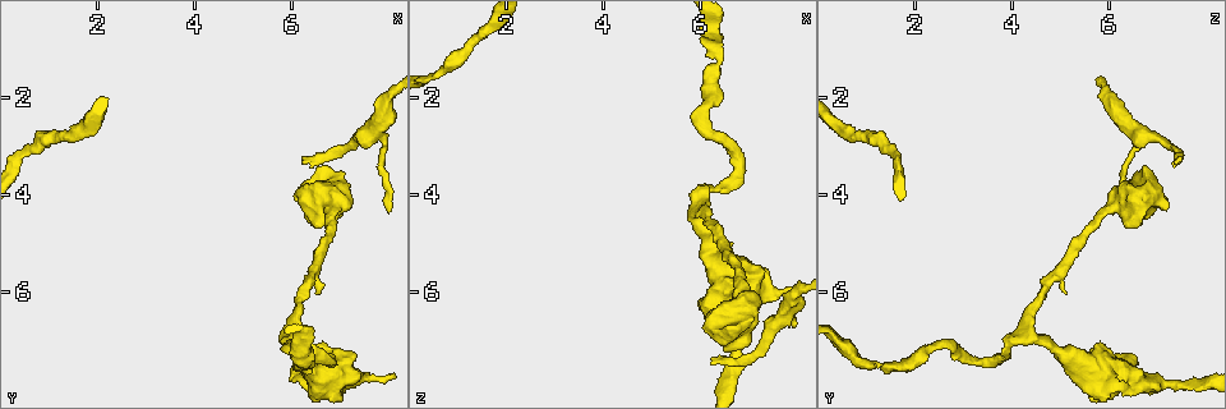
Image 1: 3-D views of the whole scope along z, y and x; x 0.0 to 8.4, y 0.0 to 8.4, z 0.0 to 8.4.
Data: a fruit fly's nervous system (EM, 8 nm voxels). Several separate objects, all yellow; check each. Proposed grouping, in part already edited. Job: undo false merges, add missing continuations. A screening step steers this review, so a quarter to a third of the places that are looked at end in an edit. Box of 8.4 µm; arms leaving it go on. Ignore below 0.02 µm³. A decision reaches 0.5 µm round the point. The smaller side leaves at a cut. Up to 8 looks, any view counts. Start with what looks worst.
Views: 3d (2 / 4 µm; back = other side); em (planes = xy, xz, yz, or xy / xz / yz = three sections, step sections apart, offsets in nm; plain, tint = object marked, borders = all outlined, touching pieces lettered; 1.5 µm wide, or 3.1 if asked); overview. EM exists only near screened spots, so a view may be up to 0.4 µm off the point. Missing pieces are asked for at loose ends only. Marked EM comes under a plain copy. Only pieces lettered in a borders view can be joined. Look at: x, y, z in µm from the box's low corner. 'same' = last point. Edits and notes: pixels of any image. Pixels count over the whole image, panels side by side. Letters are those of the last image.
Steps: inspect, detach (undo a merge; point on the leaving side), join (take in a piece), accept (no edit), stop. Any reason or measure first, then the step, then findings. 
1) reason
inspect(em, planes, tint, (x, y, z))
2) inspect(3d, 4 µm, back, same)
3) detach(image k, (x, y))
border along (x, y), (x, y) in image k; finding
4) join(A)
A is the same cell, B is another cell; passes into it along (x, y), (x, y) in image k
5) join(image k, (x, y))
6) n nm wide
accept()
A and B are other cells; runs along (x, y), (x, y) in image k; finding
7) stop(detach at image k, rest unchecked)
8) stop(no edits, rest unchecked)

free end
inspect(em, xy, step 4, borders, (6.25, 3.25, 7.40))

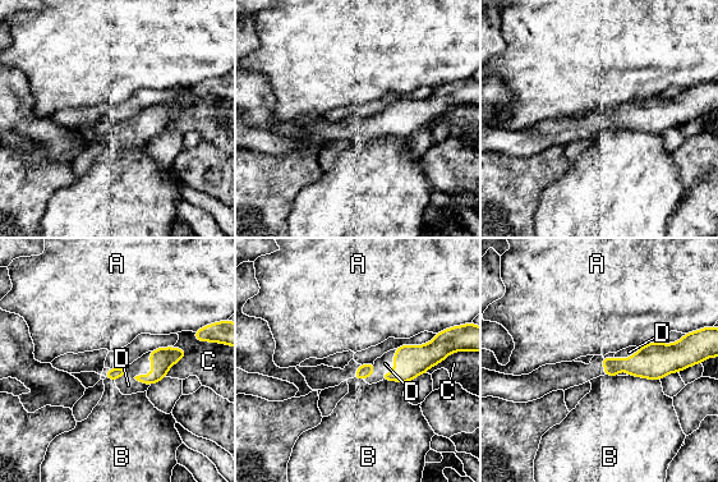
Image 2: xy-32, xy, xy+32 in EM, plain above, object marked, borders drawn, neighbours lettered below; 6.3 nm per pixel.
another direction
inspect(em, planes, borders, same)

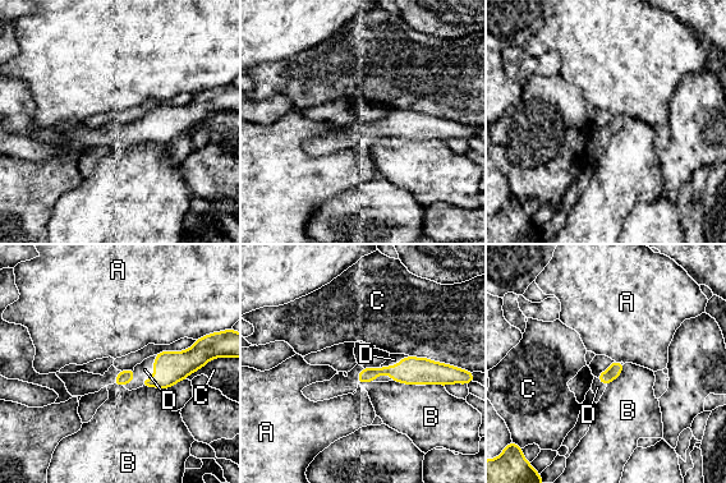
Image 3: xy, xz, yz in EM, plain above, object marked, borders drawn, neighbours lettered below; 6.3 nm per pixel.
C touches over 280 nm
join(D)
D is the same cell, A, B and C are other cells; it goes on there

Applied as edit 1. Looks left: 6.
inspect(overview)

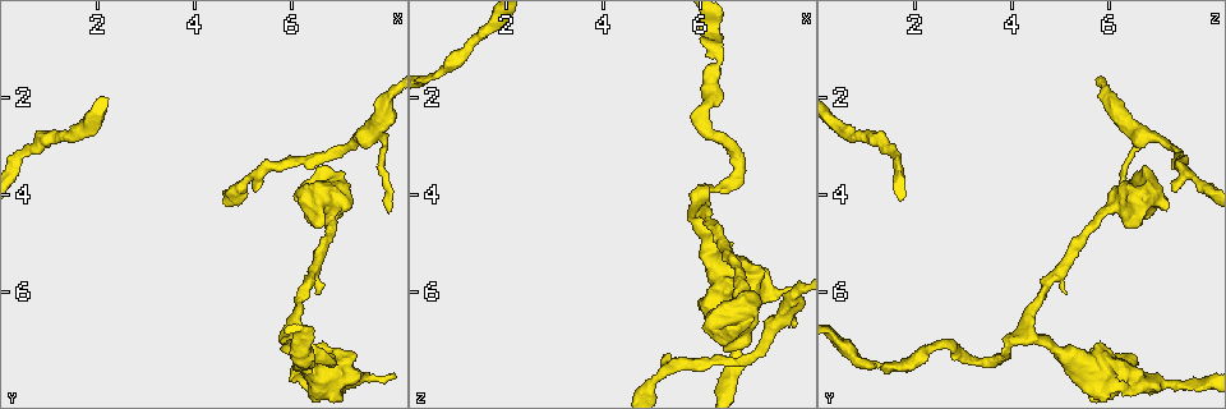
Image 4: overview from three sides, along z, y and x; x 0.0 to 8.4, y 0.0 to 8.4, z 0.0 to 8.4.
stops while still wide
inspect(3d, 4 µm, (5.95, 7.85, 6.20))

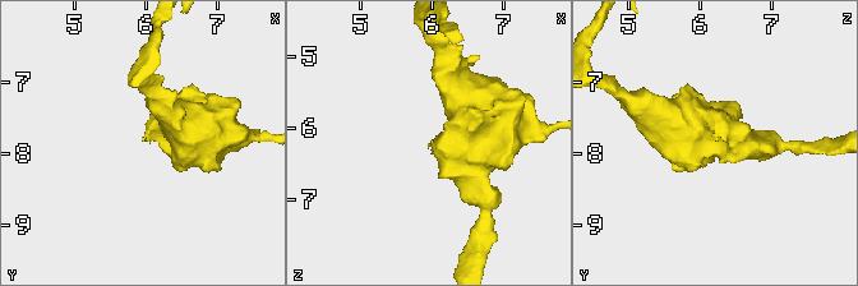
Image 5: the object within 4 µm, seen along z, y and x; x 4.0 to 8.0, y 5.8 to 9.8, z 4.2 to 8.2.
now the EM
inspect(em, planes, borders, (5.90, 7.80, 6.25))

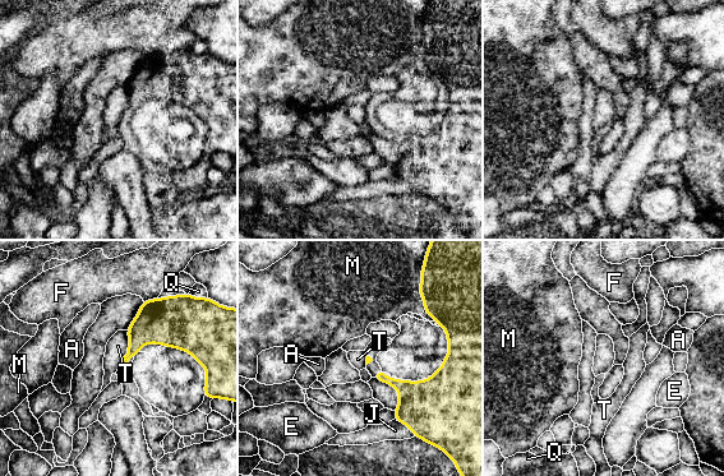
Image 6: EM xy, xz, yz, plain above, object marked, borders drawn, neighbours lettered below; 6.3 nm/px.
accept()
A, E, F, J, M, Q and T are other cells; border along (128, 331), (128, 352), (120, 364) in image 6; none of them fits

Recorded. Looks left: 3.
sharp bend
inspect(3d, 2 µm, back, (5.95, 7.15, 2.45))

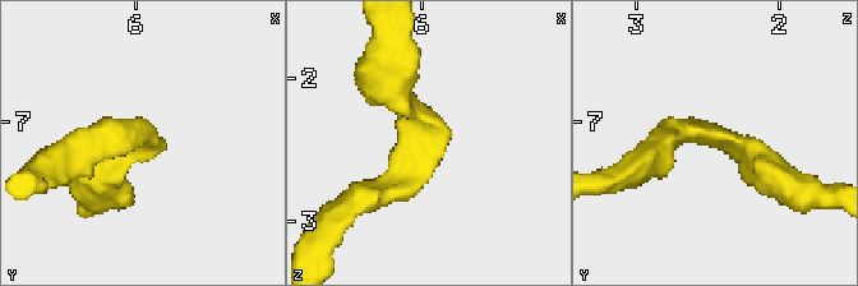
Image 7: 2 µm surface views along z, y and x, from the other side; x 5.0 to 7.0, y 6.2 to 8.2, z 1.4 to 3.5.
arms of 220, 280 nm; now the EM
inspect(em, planes, borders, (5.92, 7.14, 2.42))

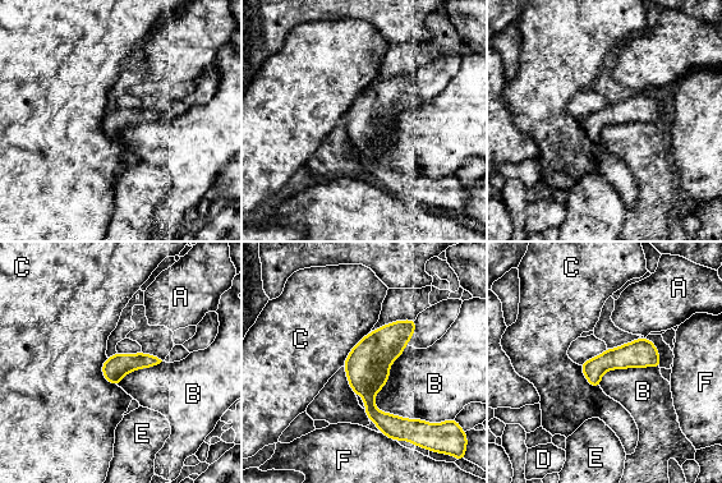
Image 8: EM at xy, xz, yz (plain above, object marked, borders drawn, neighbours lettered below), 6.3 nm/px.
accept()
A, B, C, D, E and F are other cells; border along (407, 344), (373, 404), (435, 424) in image 8; continuous, no second cell

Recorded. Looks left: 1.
stop(join at image 3, rest unchecked)

